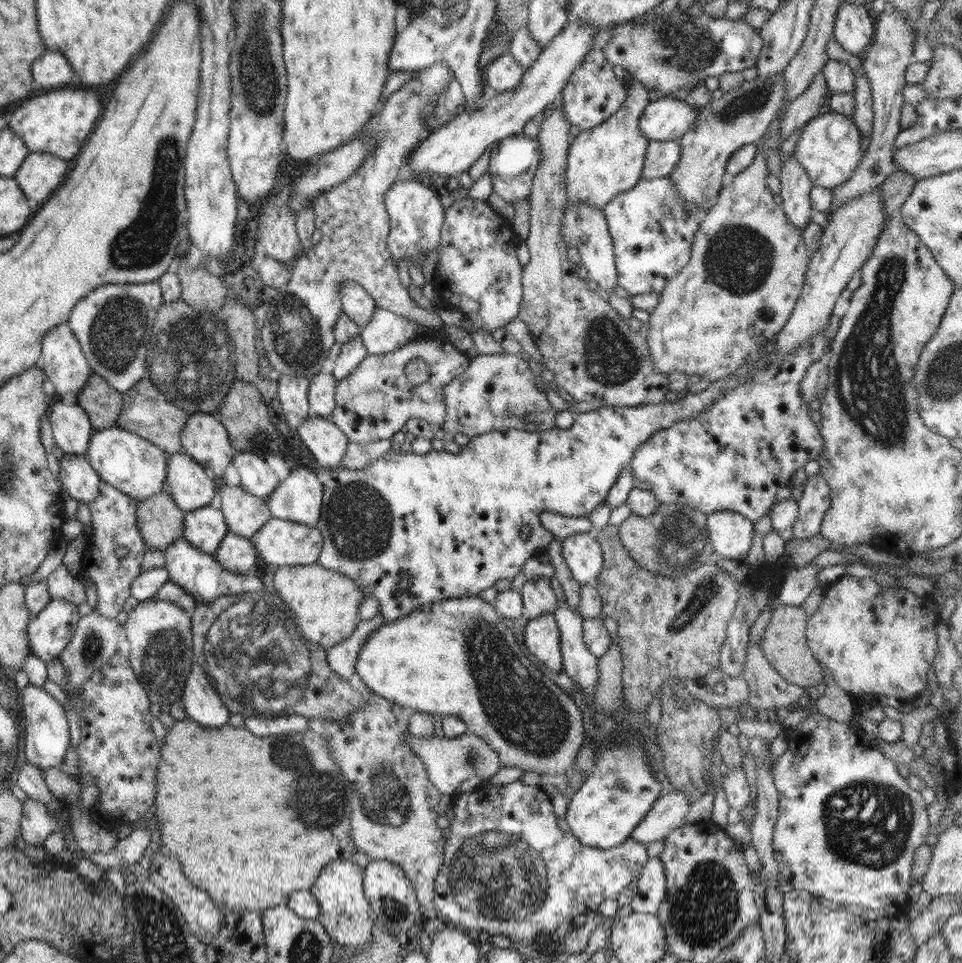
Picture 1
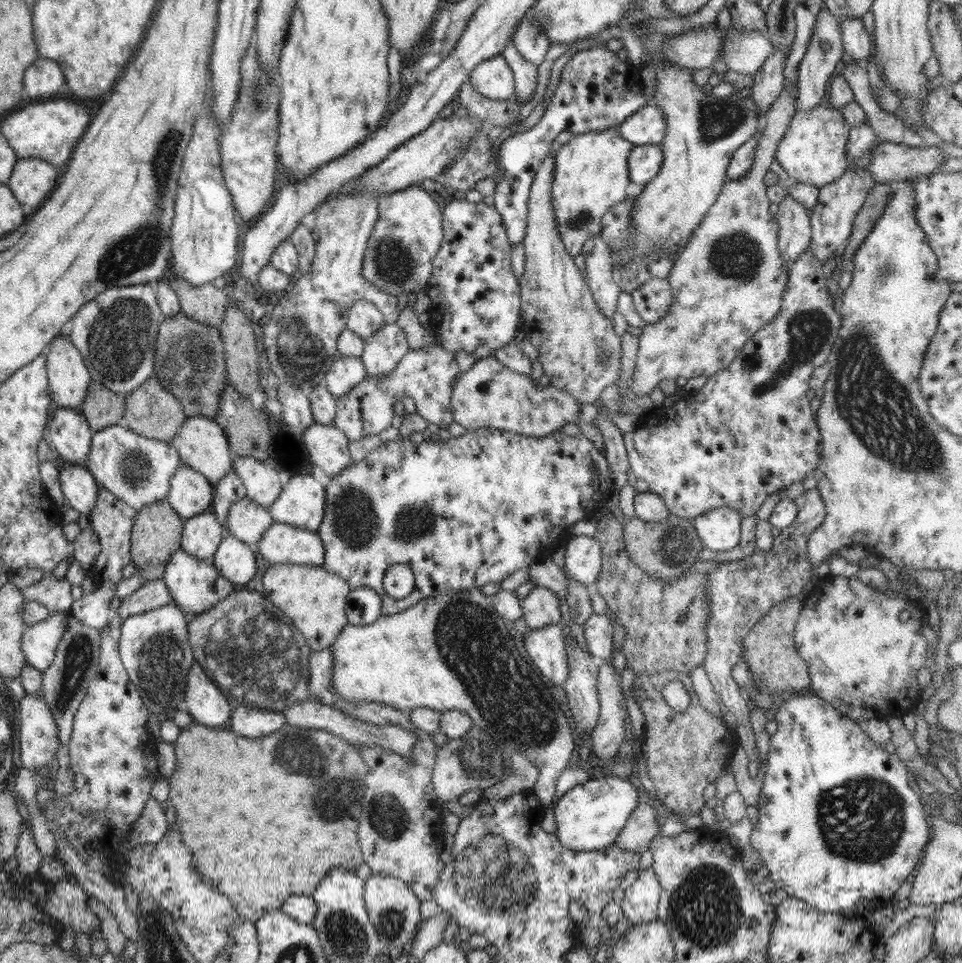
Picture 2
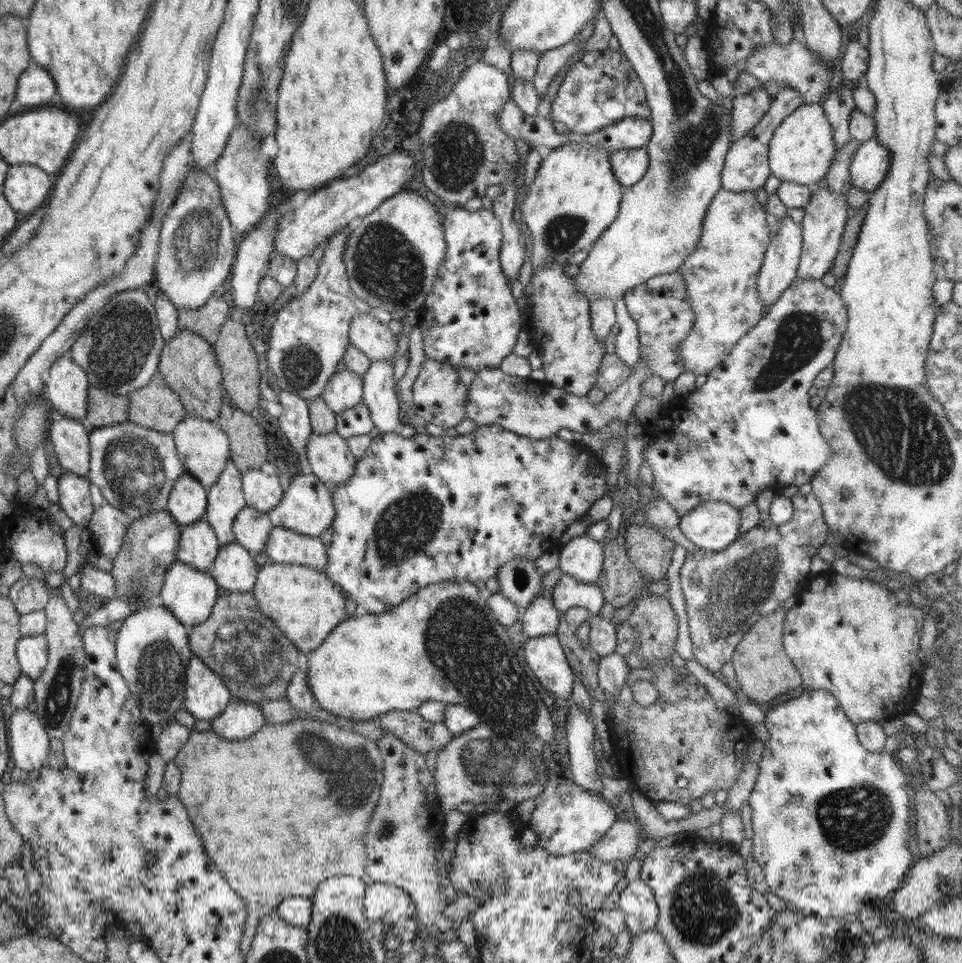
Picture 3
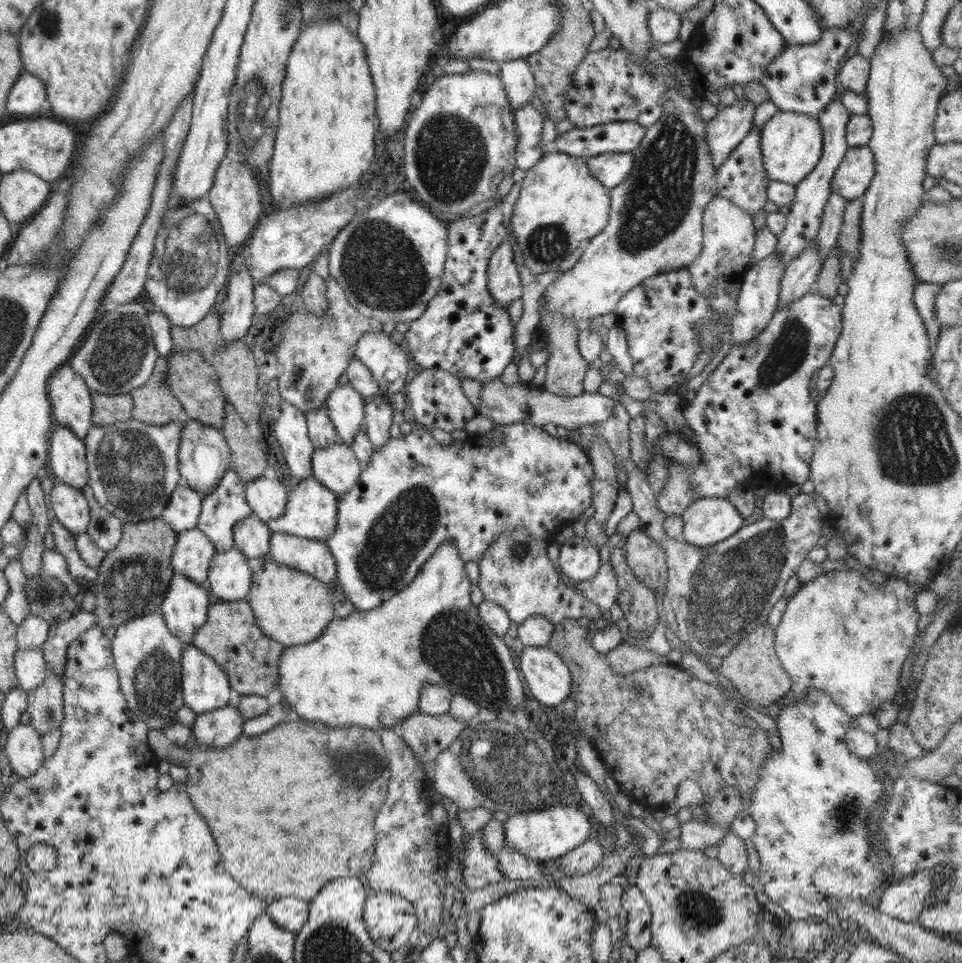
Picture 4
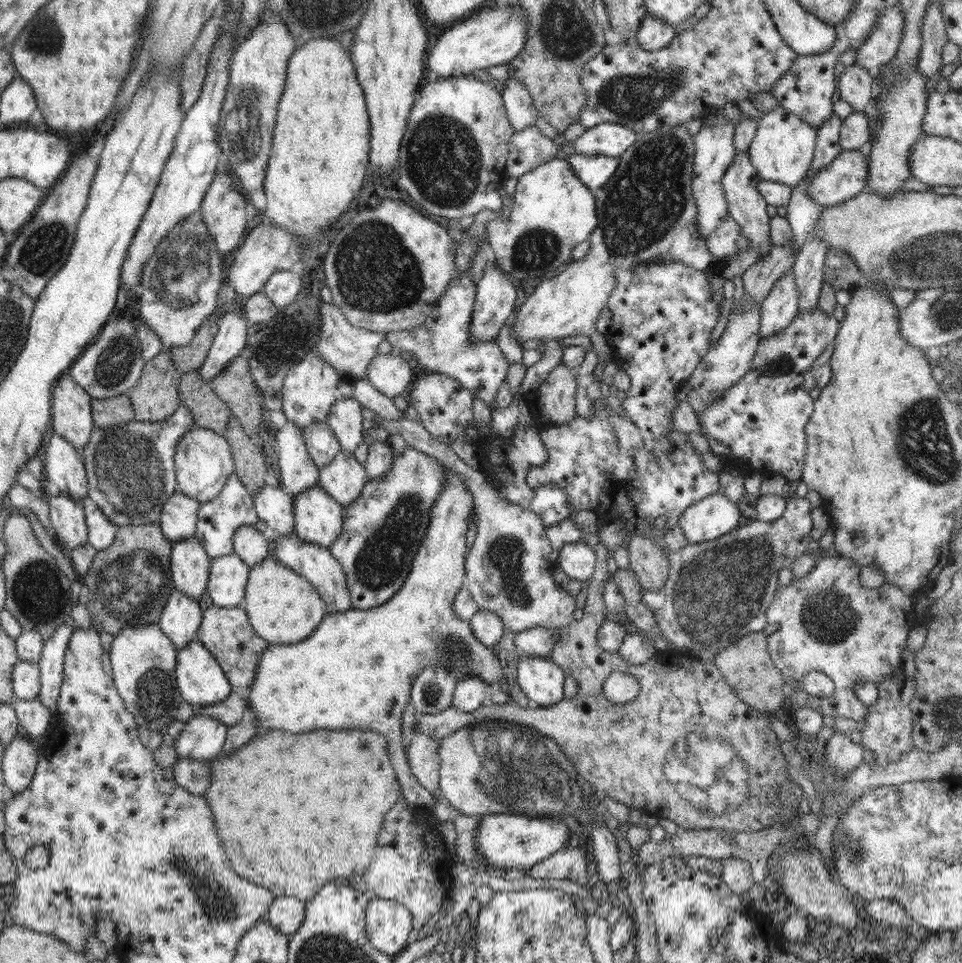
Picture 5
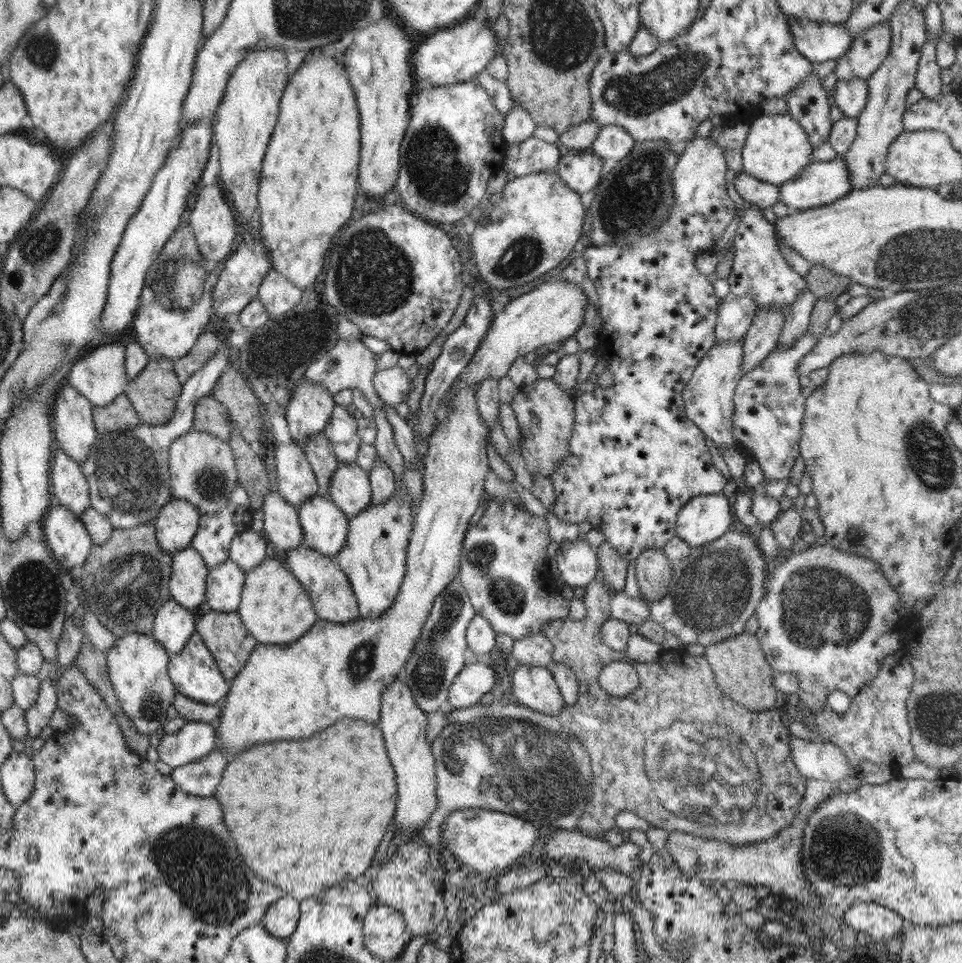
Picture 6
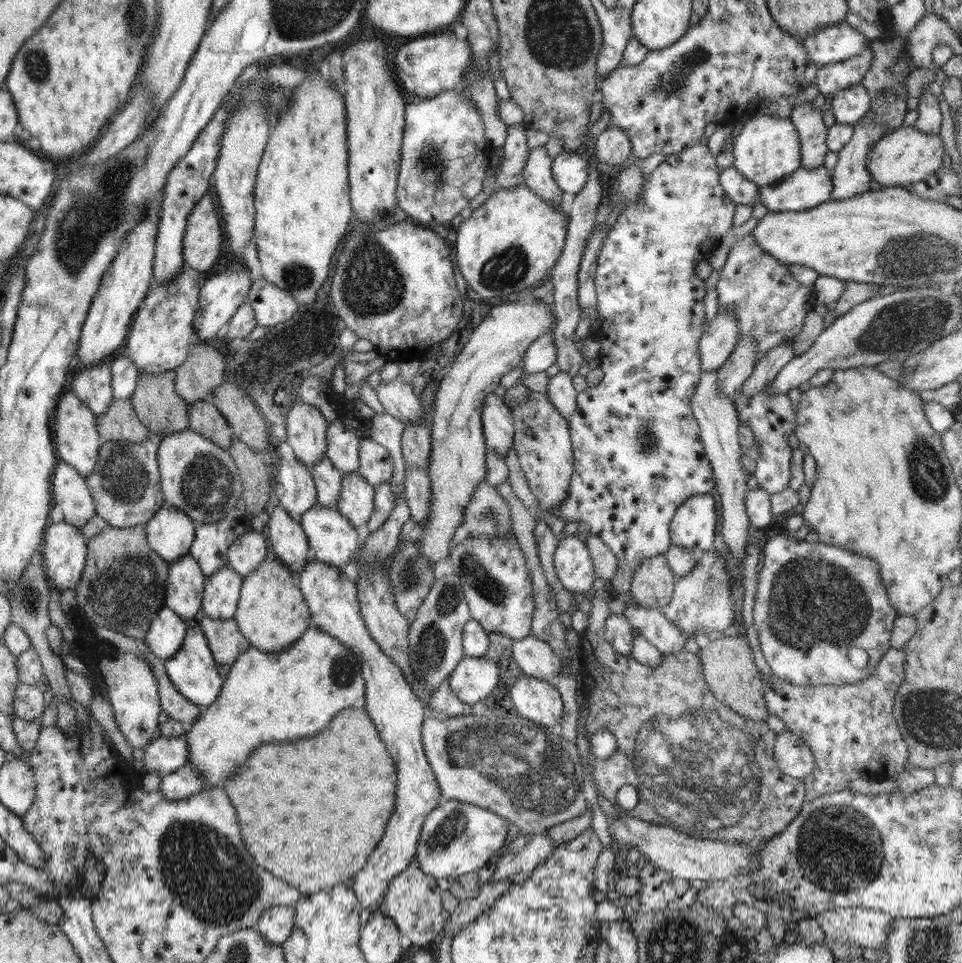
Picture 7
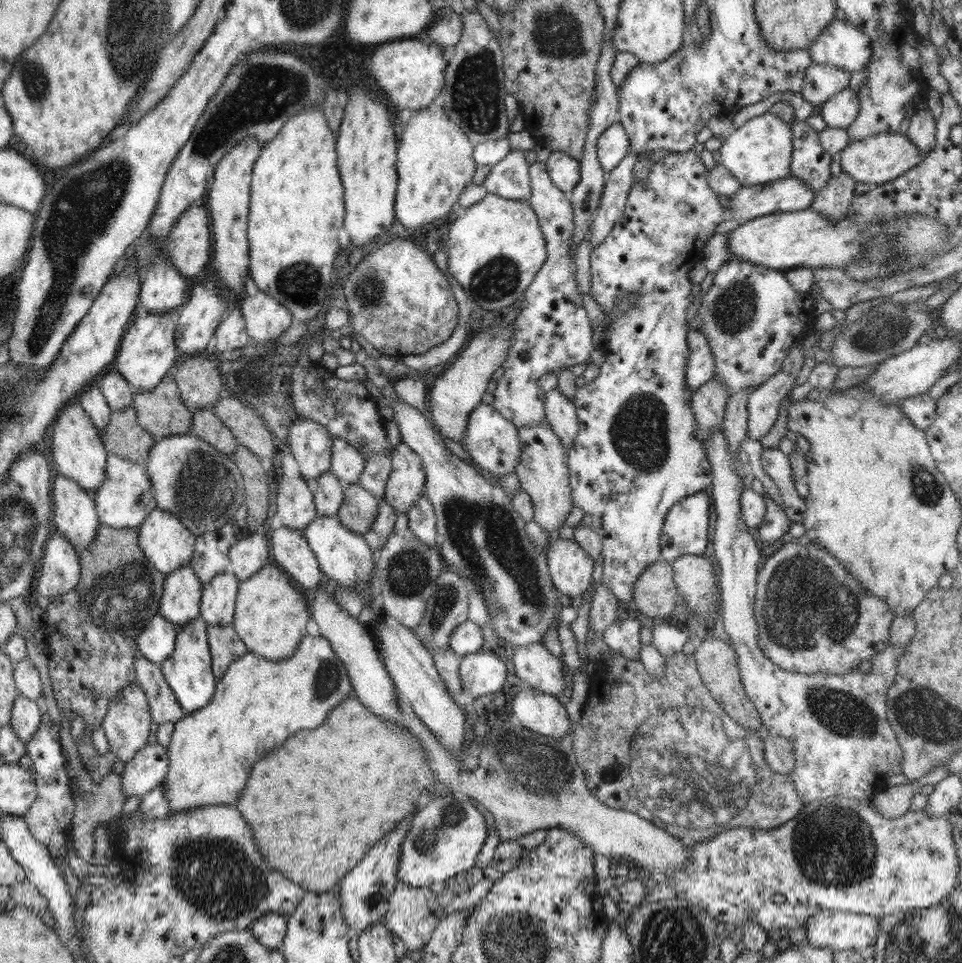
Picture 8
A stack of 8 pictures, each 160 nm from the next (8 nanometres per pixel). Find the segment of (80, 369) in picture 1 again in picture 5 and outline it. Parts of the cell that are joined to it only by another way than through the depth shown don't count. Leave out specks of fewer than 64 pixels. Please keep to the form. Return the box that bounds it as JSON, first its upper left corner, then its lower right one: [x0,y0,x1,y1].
[52,373,95,452]

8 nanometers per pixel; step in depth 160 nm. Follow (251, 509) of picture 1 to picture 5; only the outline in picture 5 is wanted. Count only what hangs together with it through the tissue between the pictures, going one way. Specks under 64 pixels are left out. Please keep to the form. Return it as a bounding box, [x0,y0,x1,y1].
[233,525,269,566]

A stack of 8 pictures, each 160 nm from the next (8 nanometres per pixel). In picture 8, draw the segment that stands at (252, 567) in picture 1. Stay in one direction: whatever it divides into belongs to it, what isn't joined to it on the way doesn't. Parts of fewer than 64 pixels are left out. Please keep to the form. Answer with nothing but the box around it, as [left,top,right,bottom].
[199,571,239,626]

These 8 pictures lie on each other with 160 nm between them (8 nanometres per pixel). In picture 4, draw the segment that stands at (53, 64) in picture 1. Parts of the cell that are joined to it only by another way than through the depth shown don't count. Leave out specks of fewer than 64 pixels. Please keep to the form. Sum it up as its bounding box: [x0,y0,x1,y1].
[6,72,46,118]

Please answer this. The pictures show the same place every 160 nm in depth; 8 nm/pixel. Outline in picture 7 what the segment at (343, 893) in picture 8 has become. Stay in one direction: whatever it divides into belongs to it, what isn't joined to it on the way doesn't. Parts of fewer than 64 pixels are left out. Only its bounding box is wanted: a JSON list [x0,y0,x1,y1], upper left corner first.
[297,557,442,912]

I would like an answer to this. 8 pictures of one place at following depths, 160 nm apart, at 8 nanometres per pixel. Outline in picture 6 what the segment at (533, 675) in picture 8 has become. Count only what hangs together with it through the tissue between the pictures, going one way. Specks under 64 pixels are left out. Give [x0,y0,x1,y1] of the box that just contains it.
[513,632,553,666]

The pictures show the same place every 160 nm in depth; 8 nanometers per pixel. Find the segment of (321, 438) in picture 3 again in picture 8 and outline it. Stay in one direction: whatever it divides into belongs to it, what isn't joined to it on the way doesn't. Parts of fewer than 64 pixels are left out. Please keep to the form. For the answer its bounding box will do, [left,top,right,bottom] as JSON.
[338,483,379,535]

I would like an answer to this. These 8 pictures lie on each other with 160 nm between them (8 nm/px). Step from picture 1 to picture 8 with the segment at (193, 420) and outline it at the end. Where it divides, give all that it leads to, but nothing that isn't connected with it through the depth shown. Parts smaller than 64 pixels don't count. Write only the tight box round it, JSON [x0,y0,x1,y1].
[145,432,246,537]

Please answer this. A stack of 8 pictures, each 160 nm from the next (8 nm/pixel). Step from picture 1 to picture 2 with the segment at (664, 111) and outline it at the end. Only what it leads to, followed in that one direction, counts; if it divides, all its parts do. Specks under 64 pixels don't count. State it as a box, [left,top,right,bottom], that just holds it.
[618,103,666,145]

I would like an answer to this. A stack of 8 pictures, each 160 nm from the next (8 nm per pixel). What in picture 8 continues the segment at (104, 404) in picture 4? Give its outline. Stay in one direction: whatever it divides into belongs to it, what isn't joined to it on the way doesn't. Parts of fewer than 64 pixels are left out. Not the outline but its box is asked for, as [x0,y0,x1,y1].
[101,406,155,463]

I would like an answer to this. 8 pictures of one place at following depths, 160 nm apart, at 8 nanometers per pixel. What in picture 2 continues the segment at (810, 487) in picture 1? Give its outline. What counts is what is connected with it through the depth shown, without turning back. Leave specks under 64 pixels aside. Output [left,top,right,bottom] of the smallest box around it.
[703,488,825,777]

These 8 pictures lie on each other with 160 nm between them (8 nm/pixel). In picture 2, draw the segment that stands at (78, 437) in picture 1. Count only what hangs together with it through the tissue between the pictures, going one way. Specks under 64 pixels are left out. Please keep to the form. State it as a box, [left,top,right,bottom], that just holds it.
[47,408,93,464]

